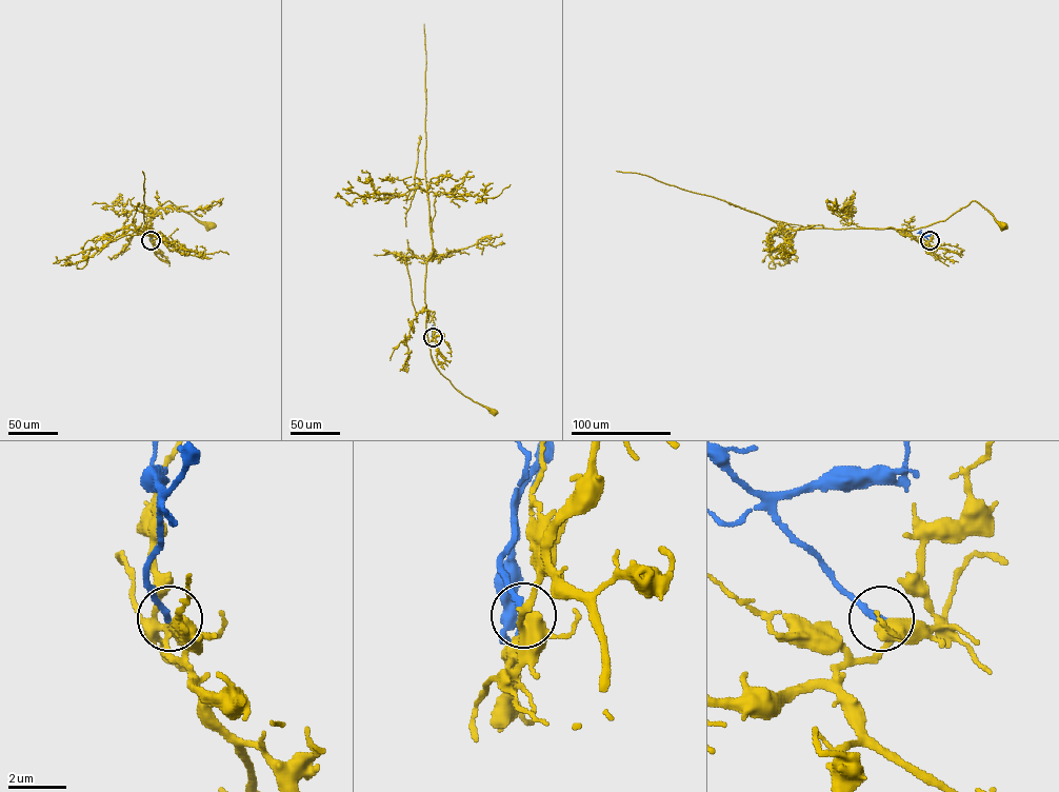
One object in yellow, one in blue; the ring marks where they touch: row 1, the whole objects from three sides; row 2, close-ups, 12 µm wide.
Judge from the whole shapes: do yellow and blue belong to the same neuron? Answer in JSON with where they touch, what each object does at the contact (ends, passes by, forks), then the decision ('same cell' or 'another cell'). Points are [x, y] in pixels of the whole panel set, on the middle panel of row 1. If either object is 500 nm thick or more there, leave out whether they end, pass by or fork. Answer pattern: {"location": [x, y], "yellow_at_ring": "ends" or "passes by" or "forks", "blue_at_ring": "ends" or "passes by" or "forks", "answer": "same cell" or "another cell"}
{"location": [433, 337], "yellow_at_ring": "forks", "blue_at_ring": "ends", "answer": "same cell"}

